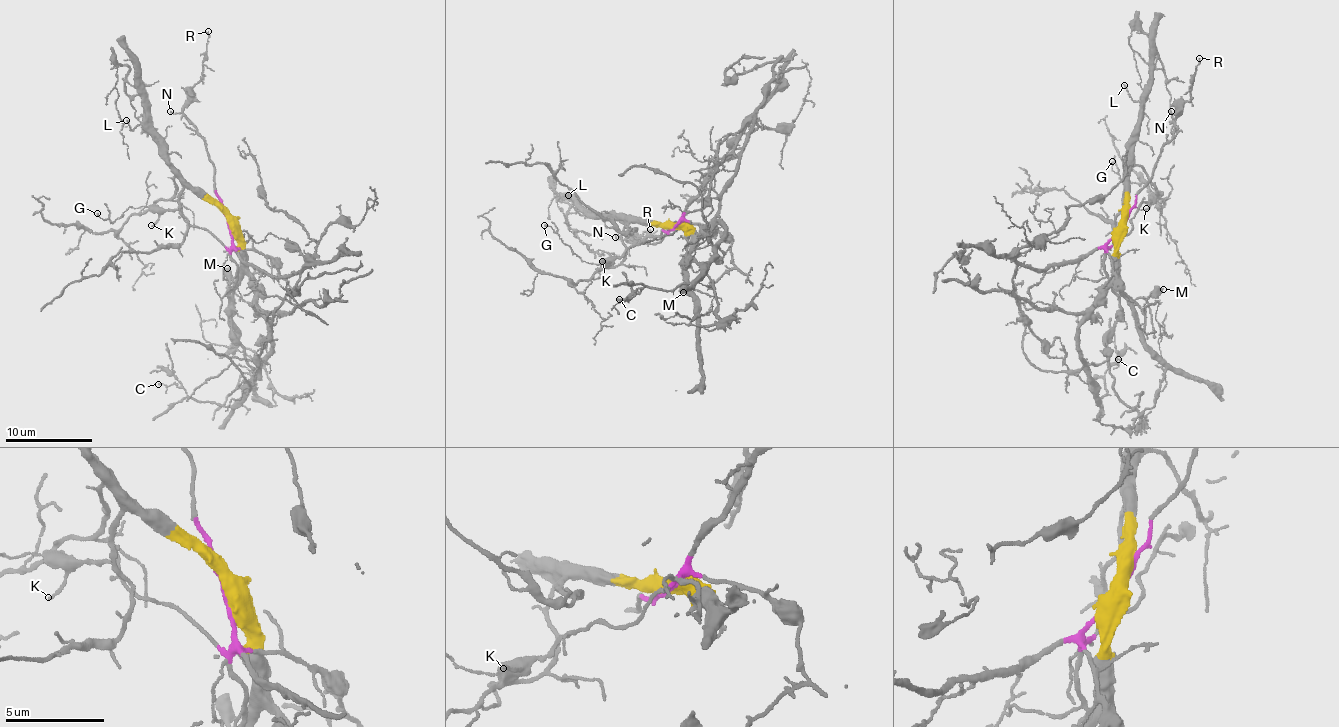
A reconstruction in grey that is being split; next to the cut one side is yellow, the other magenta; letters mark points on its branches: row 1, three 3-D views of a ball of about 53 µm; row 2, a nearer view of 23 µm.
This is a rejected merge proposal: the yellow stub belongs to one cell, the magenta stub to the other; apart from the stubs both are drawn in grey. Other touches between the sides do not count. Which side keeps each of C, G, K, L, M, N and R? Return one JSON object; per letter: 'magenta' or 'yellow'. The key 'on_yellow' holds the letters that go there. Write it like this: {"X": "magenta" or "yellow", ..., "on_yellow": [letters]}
{"C": "yellow", "G": "magenta", "K": "magenta", "L": "yellow", "M": "yellow", "N": "magenta", "R": "magenta", "on_yellow": ["C", "L", "M"]}

